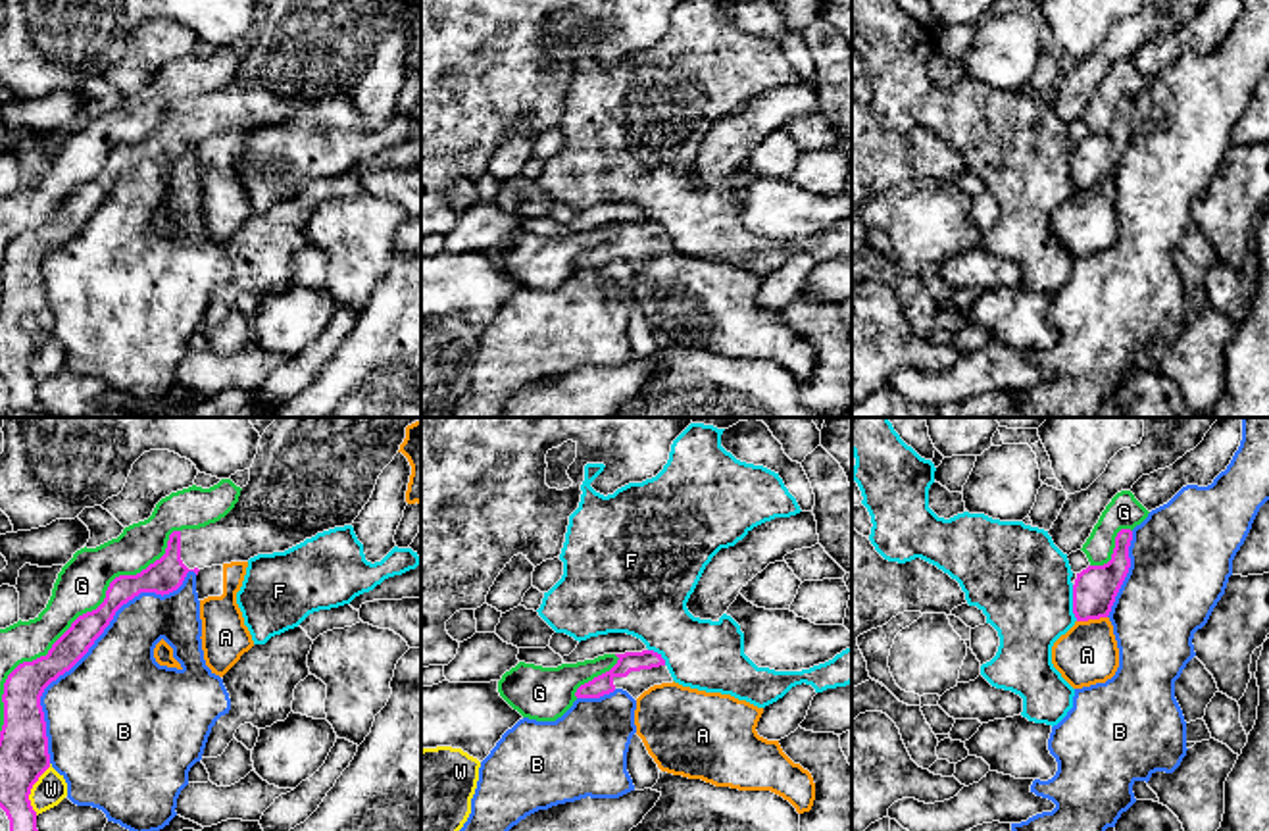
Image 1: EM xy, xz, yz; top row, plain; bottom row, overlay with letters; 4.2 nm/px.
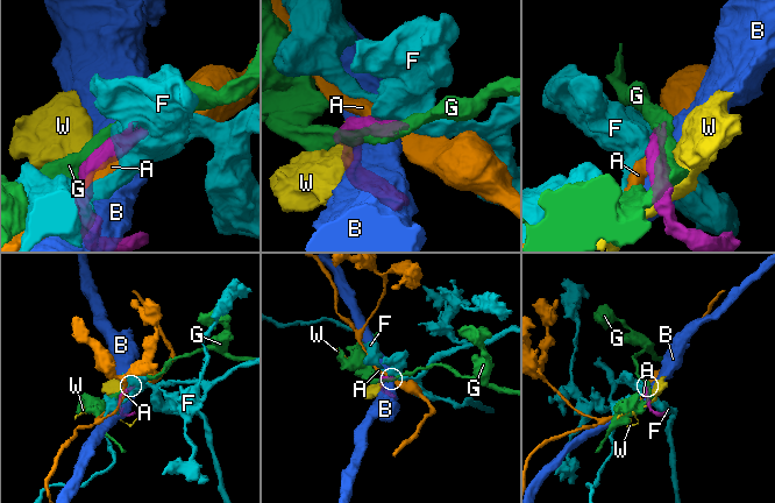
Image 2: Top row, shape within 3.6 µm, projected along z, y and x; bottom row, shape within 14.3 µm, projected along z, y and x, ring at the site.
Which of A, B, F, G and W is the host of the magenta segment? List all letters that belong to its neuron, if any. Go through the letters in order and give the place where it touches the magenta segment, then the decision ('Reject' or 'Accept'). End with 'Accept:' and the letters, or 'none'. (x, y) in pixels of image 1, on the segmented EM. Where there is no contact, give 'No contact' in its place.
A: Touches magenta at yz (1091, 618). Reject
B: Touches magenta at xy (91, 645). Reject
F: Touches magenta at yz (1073, 603). Reject
G: Touches magenta at xy (74, 622). Reject
W: Touches magenta at xy (31, 787). Reject
Accept: none

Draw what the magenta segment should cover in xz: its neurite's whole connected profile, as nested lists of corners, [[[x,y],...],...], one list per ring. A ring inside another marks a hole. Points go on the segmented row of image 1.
[[[654,650],[615,654],[617,664],[581,685],[575,692],[577,698],[600,698],[615,689],[627,691],[634,700],[654,685],[673,683],[661,654]]]

